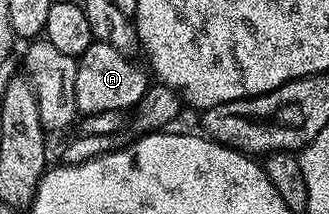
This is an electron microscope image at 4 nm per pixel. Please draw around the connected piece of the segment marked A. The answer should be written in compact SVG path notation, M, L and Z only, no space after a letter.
M93 40L90 47L76 63L76 78L74 79L74 99L76 112L80 115L101 113L102 111L135 110L136 104L146 95L150 84L149 74L143 64L135 65L129 54L118 51L110 43Z

